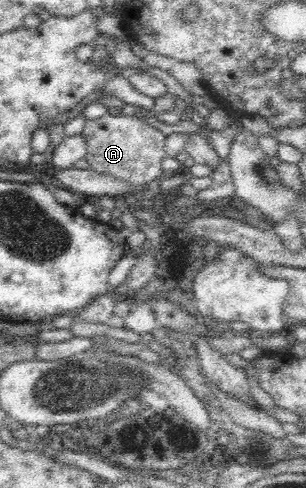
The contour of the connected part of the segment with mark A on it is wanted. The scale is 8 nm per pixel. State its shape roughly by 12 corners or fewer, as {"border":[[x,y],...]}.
{"border":[[123,113],[81,134],[96,173],[134,186],[165,175],[165,135]]}

